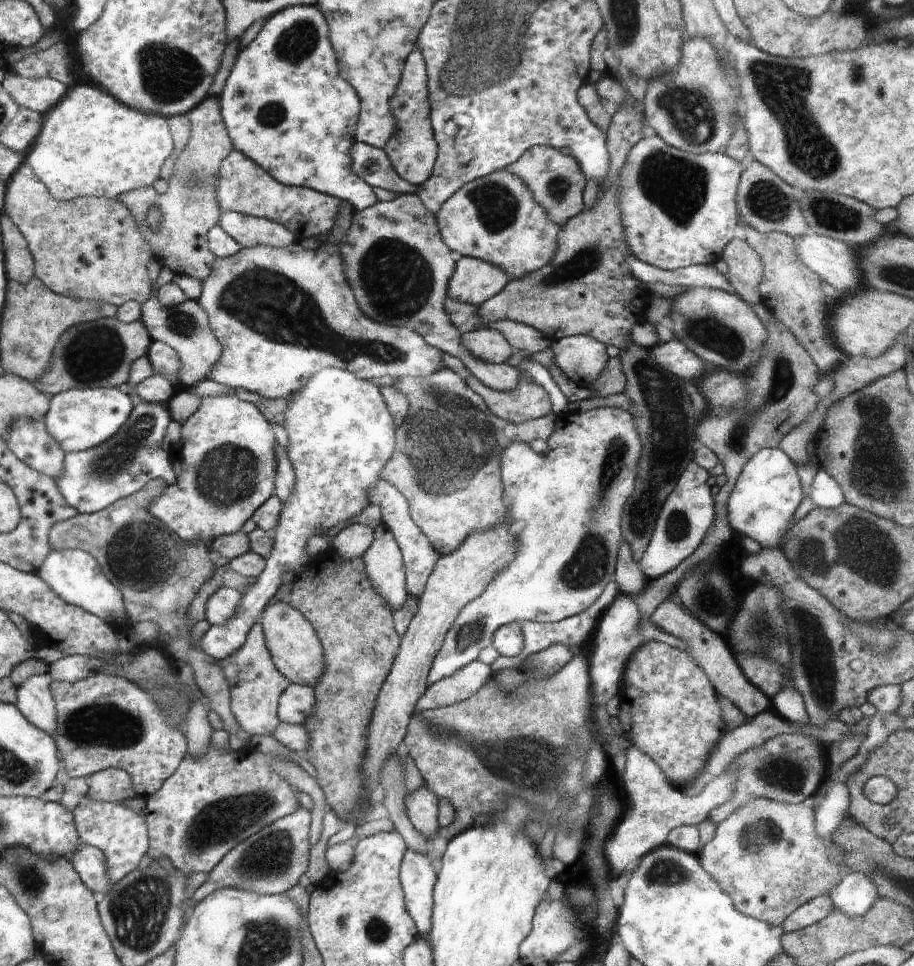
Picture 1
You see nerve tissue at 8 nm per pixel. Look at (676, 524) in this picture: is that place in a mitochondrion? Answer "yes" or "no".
yes

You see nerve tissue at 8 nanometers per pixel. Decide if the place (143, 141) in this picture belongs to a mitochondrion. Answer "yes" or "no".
no

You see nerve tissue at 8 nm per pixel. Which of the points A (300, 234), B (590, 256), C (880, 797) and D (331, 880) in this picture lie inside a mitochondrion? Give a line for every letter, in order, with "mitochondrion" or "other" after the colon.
A: other
B: mitochondrion
C: other
D: other

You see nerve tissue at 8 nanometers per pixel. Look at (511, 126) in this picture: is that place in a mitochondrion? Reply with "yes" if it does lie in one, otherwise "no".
no

